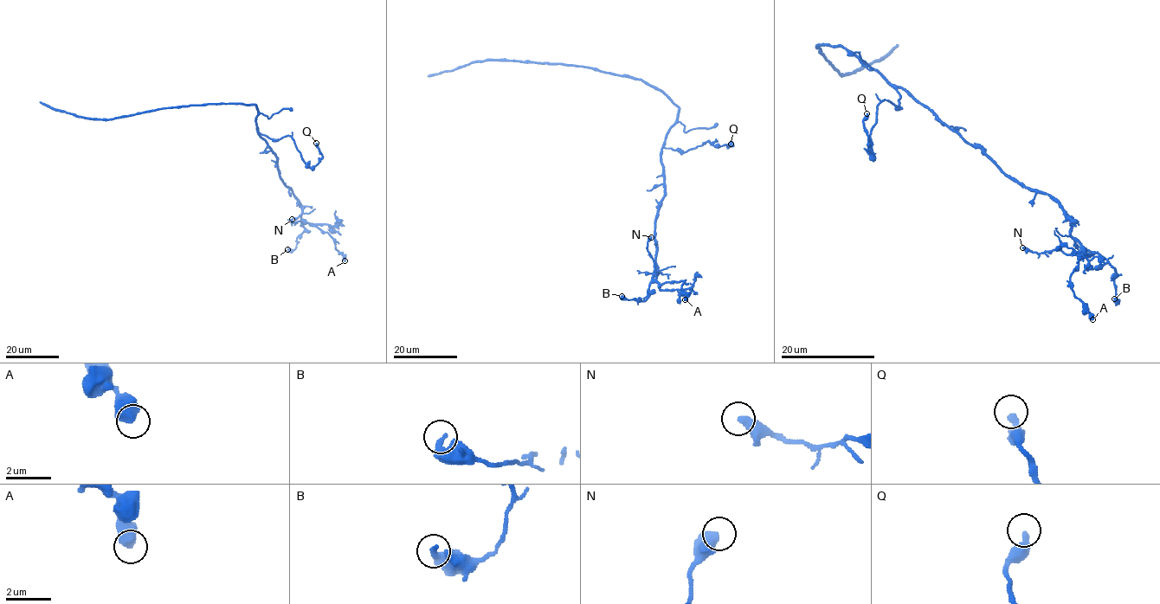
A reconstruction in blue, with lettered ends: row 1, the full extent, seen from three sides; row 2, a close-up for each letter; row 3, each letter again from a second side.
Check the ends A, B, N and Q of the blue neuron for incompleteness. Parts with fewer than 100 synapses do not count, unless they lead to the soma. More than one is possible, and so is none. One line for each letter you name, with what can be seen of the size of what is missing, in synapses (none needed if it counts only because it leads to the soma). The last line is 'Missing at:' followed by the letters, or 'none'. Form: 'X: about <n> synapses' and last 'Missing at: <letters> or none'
Missing at: none

